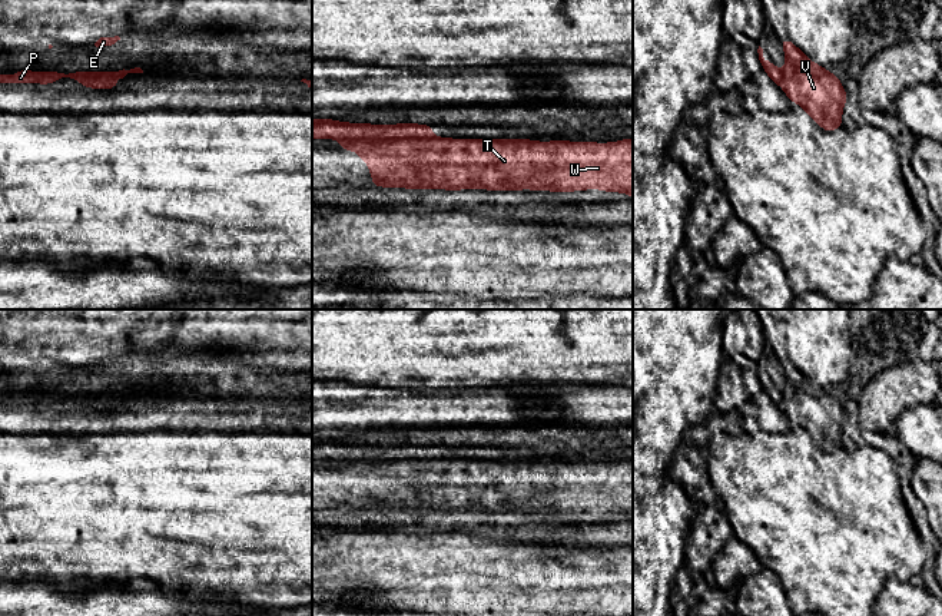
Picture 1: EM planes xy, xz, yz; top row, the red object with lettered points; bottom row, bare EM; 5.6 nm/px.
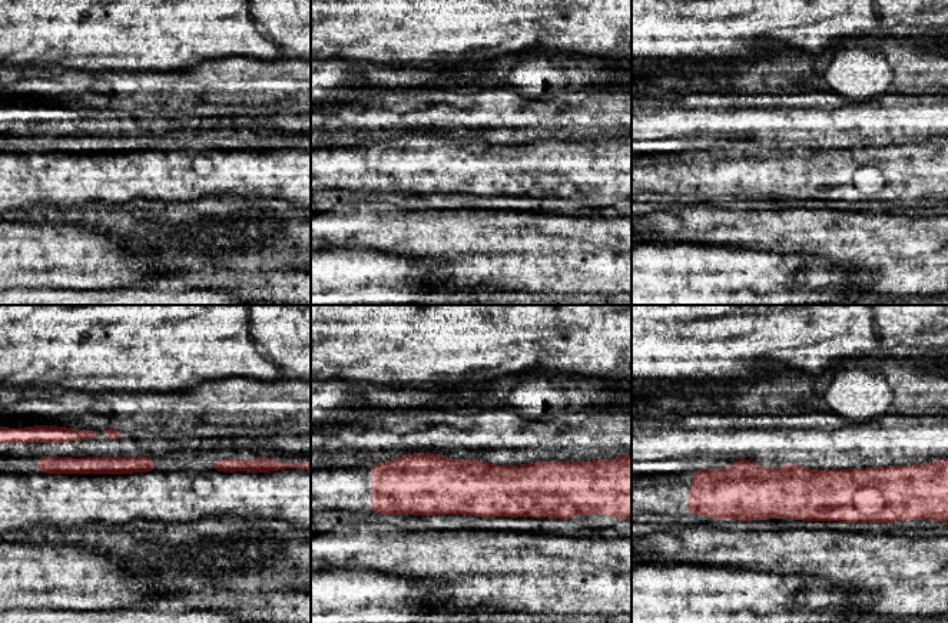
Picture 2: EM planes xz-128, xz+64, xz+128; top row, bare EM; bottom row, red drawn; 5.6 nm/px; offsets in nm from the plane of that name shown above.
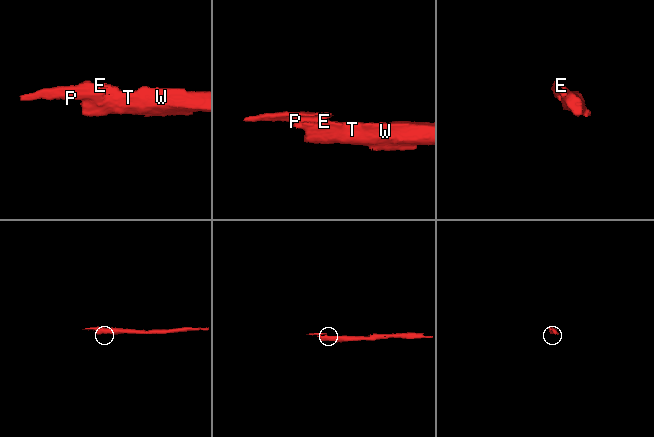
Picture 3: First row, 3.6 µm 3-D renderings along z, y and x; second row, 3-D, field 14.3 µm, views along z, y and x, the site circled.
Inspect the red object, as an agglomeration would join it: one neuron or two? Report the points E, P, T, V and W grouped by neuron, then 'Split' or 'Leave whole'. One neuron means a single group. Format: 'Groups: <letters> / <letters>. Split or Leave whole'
Groups: E T V W / P. Split

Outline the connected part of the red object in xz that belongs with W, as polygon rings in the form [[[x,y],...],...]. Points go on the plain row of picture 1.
[[[409,458],[377,461],[341,461],[341,470],[354,470],[369,486],[375,509],[477,510],[490,511],[584,511],[597,509],[626,513],[633,519],[633,461],[614,464],[578,464],[525,460],[447,460]]]

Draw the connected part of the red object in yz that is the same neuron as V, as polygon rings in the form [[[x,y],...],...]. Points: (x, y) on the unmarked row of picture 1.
[[[789,360],[779,361],[787,378],[780,407],[789,423],[797,423],[825,451],[840,448],[848,415],[839,400],[812,384]]]

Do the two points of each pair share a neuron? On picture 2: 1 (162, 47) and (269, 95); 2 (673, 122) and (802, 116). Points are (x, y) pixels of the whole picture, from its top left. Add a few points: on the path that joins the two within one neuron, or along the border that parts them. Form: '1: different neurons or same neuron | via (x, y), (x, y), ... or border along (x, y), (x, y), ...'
1: different neurons | border along (231, 56), (165, 72)
2: same neuron | via (705, 122), (722, 122), (731, 118), (771, 118)

